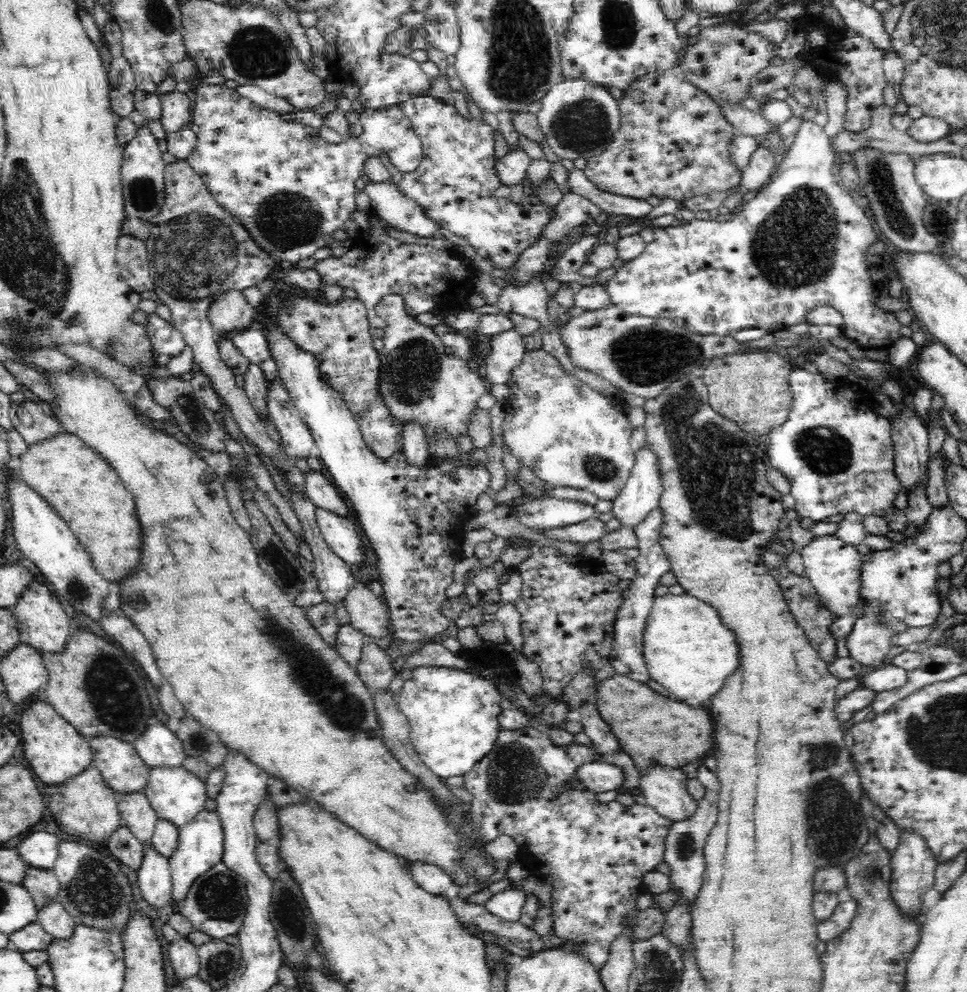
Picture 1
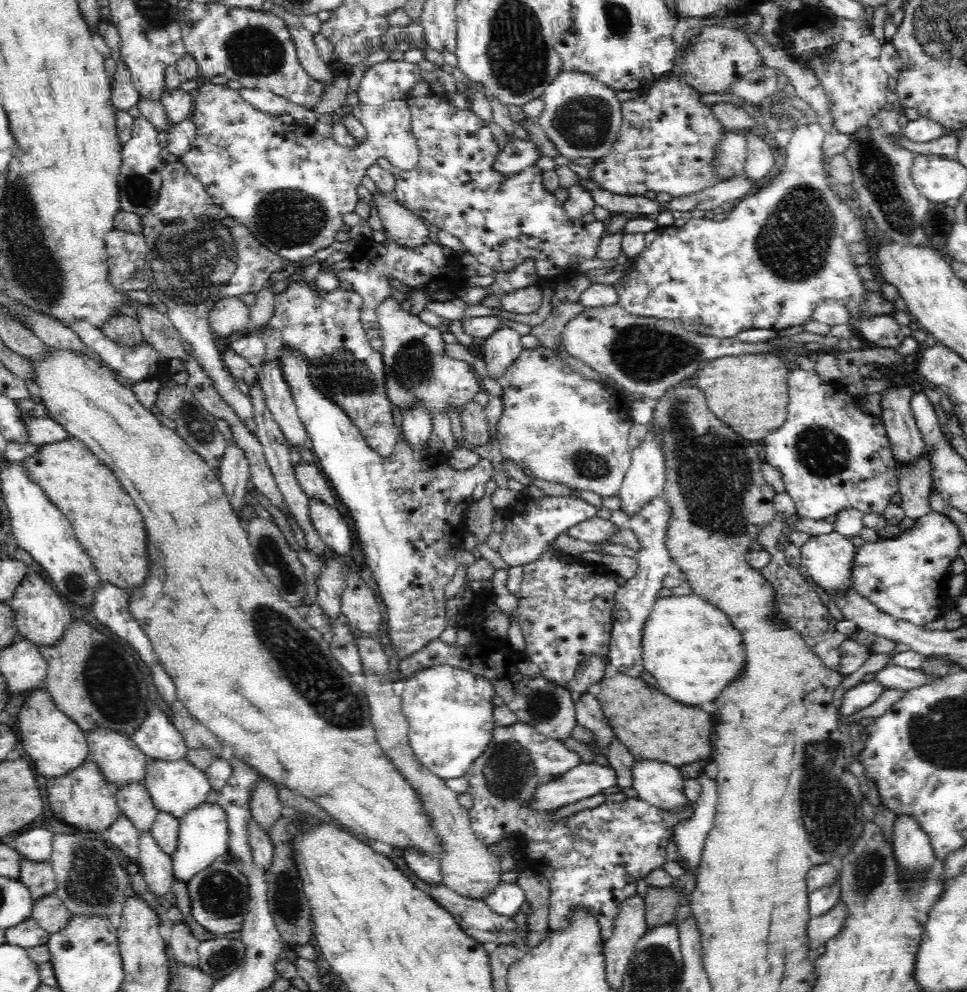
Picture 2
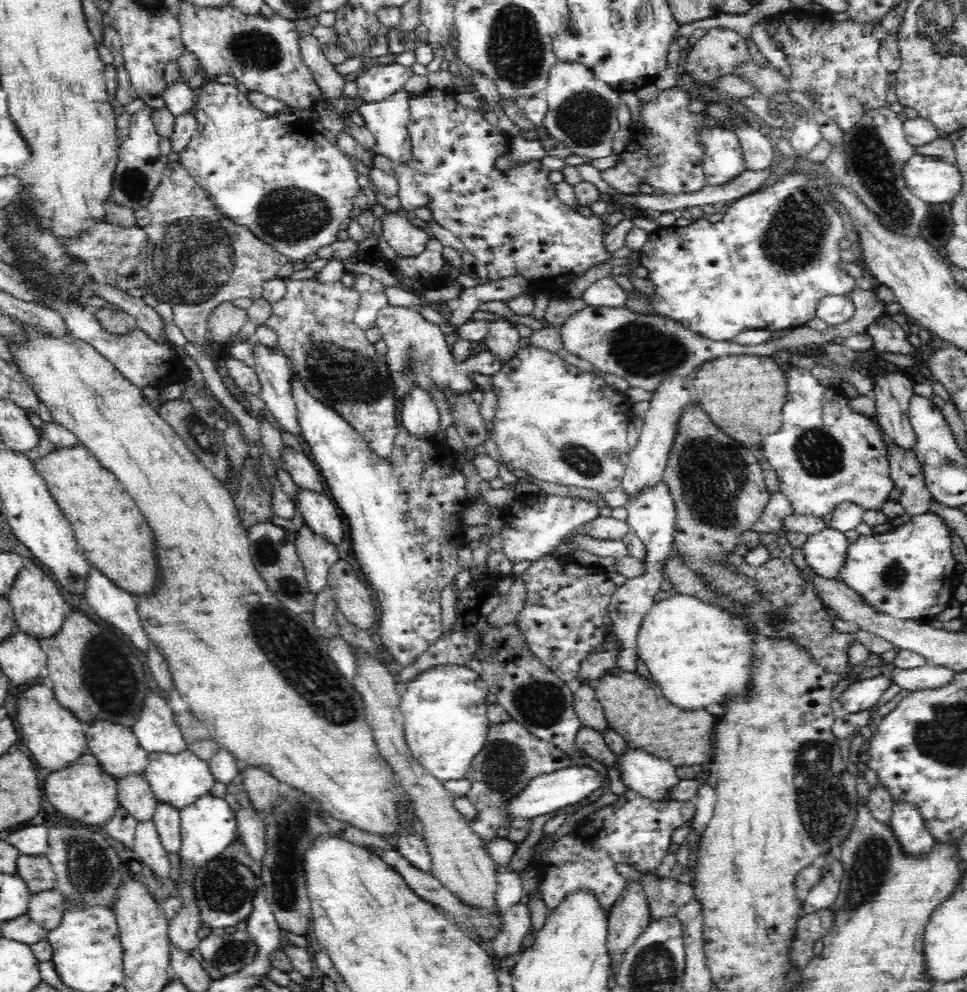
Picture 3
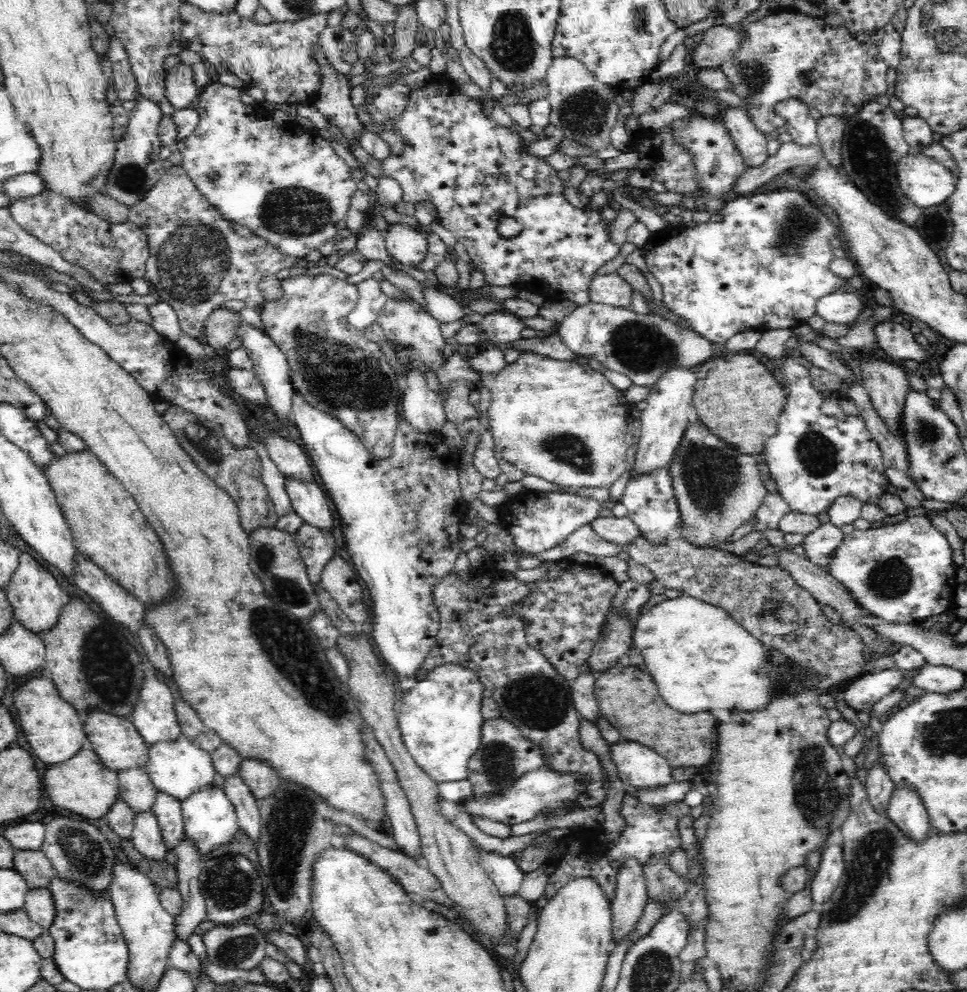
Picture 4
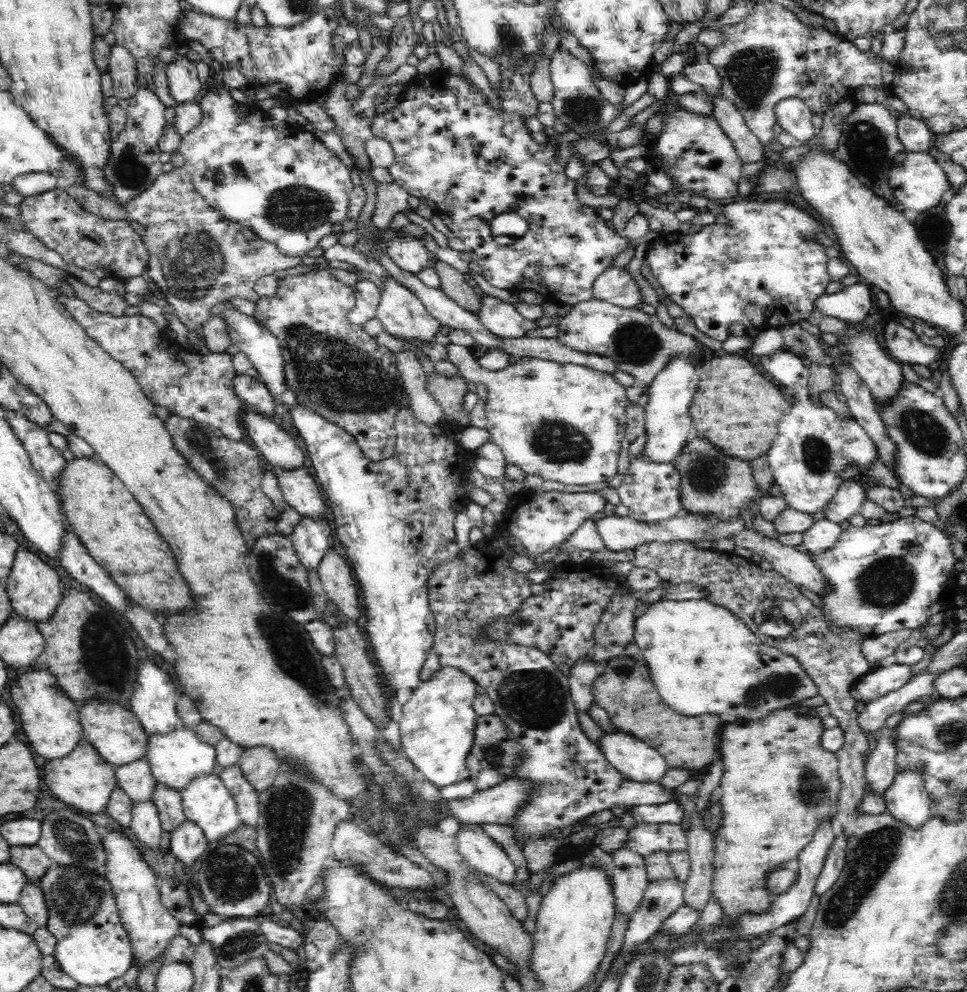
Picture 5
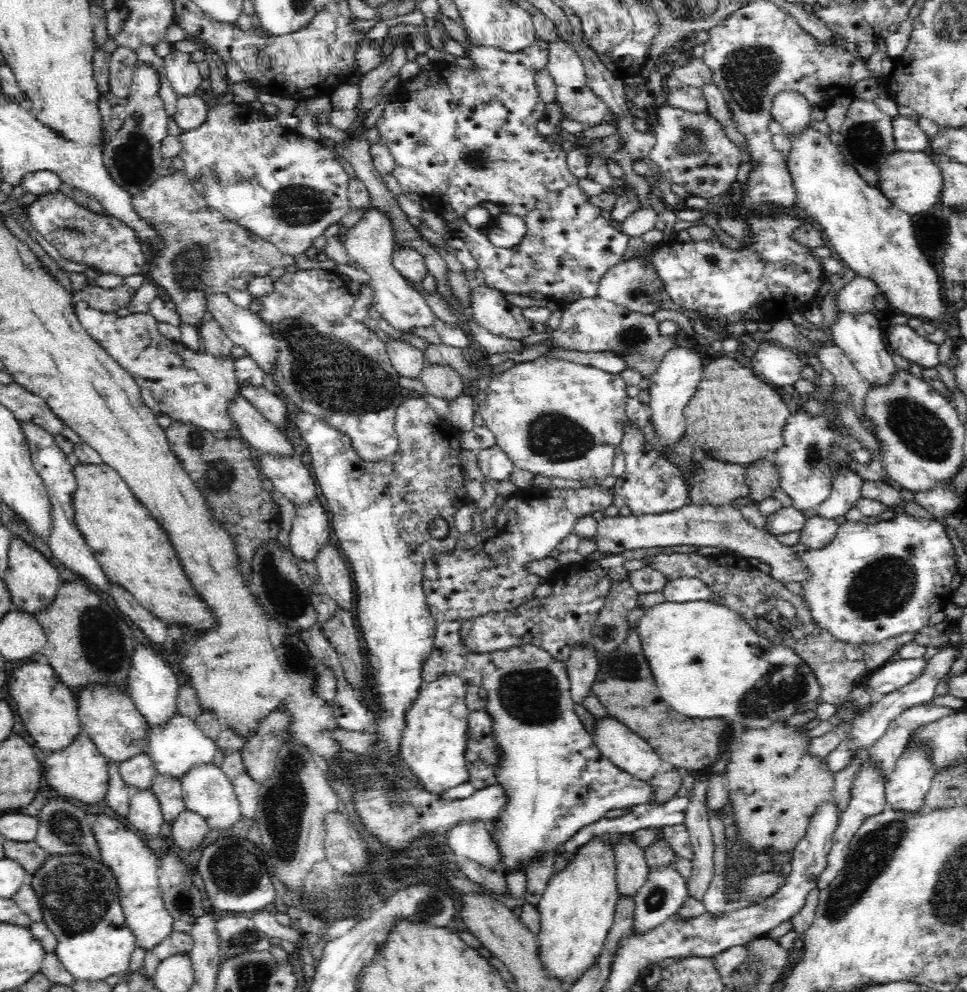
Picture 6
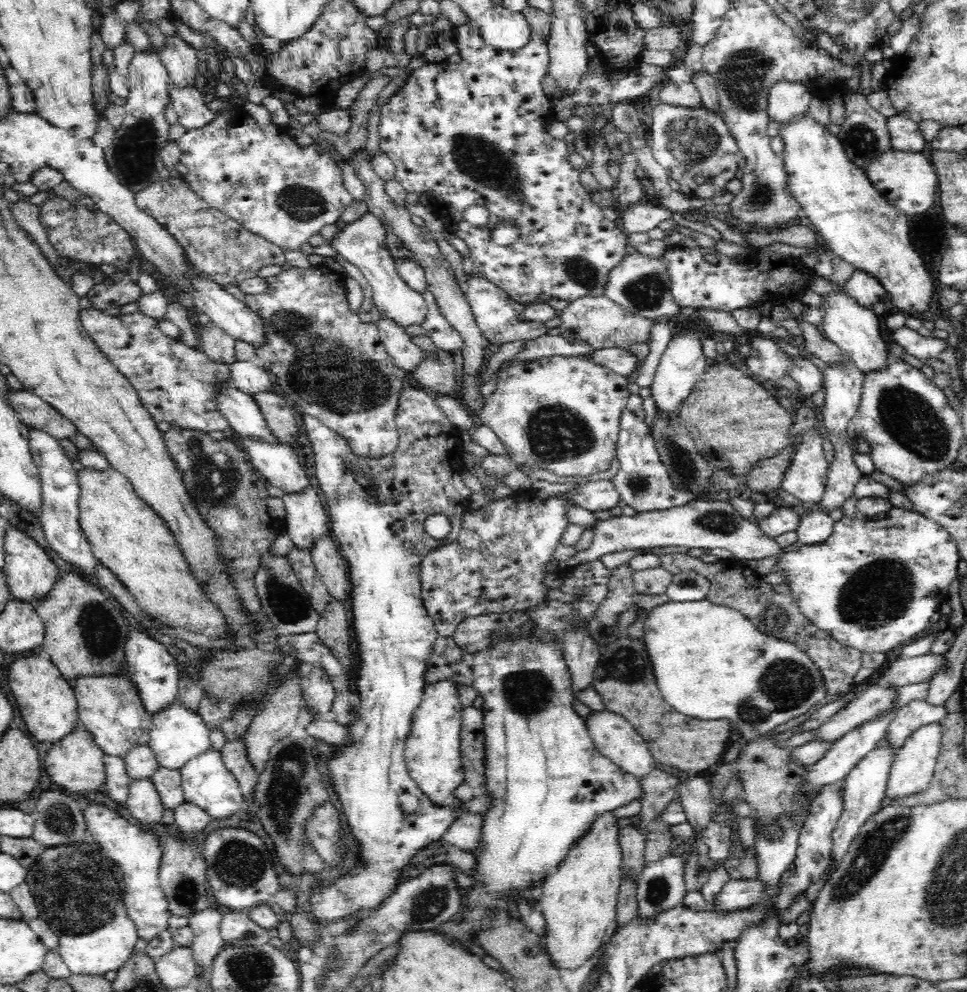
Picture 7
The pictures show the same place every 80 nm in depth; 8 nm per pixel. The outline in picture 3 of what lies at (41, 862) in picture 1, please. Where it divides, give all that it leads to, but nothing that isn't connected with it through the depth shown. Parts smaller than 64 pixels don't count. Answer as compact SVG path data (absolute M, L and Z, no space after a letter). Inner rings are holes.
M23 824L16 829L12 829L6 841L14 845L19 854L46 855L48 828L46 826Z

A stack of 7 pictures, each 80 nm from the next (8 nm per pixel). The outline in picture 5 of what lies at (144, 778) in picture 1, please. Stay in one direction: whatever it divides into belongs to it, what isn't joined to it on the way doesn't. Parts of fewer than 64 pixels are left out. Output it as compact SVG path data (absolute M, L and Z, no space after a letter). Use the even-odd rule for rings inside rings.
M88 699L79 706L79 718L83 727L83 737L96 748L108 764L114 767L124 766L145 756L149 737L138 723L138 717L134 715L130 706L114 703L113 700Z

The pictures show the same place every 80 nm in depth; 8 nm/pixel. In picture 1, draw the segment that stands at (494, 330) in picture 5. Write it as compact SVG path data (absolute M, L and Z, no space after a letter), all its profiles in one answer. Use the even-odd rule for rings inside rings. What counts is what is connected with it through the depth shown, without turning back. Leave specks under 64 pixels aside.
M515 328L502 331L493 335L490 346L484 360L487 368L484 379L488 384L507 384L511 371L522 362L527 351L522 336Z

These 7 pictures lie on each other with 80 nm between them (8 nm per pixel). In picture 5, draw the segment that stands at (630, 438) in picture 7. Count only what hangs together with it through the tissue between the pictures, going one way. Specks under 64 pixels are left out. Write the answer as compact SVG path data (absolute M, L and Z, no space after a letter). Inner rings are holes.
M642 452L631 460L621 485L616 489L621 504L629 508L629 516L638 522L662 522L681 515L684 510L680 498L680 473L674 462L648 461Z

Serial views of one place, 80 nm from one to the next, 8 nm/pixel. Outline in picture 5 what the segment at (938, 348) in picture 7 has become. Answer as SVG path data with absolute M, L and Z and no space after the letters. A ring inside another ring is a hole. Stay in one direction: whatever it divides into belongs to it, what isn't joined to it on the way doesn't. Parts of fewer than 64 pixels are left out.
M894 320L884 324L882 338L887 352L899 363L929 366L938 358L938 348L922 343L912 329Z

